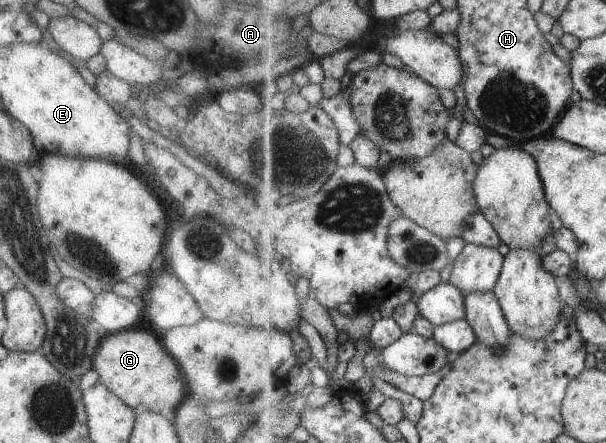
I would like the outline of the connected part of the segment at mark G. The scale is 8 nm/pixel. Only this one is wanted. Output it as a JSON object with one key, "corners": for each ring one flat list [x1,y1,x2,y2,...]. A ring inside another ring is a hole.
{"corners":[[132,327,107,333,97,347,92,369,99,375,99,380,108,391,136,414,154,412,170,416,188,396,179,366,173,357,166,353,162,343,144,329]]}

